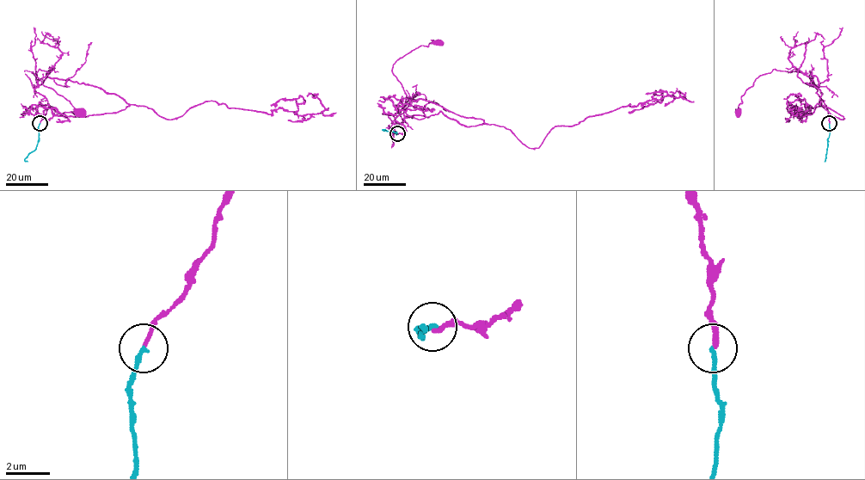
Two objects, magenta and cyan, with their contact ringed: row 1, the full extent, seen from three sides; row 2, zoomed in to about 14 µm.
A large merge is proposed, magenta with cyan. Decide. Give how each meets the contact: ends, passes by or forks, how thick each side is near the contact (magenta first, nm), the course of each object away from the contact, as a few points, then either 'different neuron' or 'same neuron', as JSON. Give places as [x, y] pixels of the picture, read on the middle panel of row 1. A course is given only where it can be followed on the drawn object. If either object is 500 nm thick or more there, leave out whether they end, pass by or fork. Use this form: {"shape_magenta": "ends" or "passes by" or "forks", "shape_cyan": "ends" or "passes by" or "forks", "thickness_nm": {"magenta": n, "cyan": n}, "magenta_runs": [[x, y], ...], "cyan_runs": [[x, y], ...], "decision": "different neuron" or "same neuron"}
{"shape_magenta": "ends", "shape_cyan": "ends", "thickness_nm": {"magenta": 170, "cyan": 200}, "magenta_runs": [[397, 133], [406, 130], [391, 121], [405, 109], [406, 94], [392, 68], [416, 48], [438, 41]], "cyan_runs": [[397, 133], [382, 130], [385, 129]], "decision": "different neuron"}

